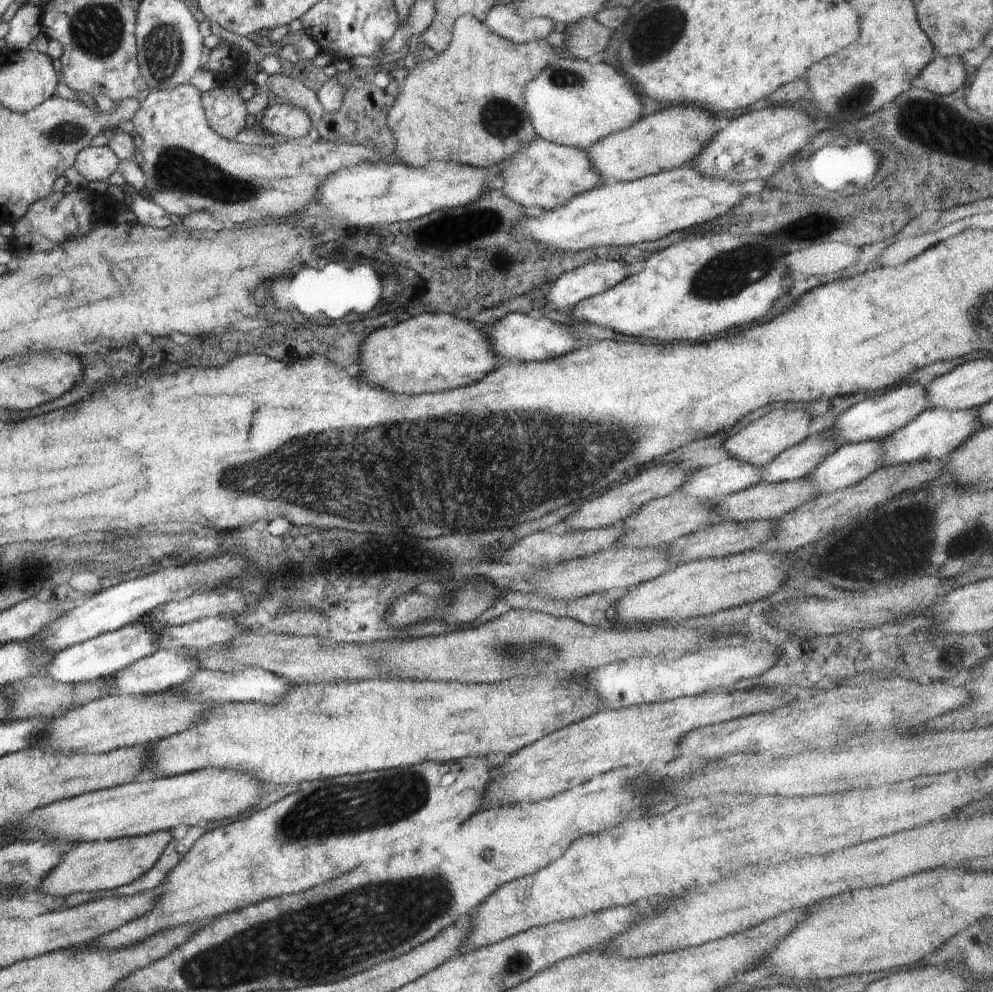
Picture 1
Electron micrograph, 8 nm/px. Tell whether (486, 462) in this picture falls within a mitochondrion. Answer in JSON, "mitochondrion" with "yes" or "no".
{"mitochondrion":"yes"}

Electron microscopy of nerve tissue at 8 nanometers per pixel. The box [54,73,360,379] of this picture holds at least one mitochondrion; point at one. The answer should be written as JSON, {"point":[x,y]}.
{"point":[178,170]}

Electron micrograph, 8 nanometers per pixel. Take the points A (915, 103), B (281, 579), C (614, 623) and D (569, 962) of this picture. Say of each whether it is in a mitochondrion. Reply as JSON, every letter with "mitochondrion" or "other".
{"A":"mitochondrion","B":"mitochondrion","C":"other","D":"other"}

